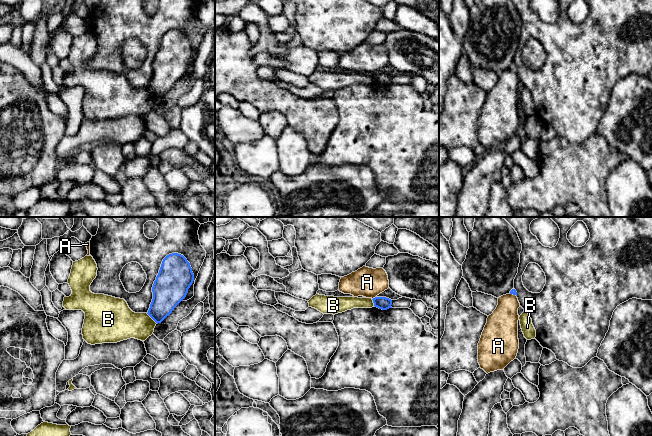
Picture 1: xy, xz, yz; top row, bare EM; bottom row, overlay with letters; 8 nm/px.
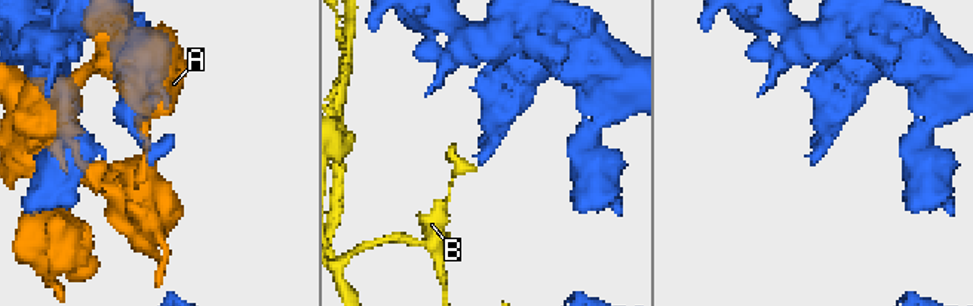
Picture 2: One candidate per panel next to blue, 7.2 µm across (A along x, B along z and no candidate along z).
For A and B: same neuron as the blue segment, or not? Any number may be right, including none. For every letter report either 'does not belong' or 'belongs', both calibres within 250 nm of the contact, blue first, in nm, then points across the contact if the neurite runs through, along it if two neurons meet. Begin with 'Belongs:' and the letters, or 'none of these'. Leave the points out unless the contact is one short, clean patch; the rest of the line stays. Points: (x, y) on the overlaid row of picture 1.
Belongs: none of these
A: does not belong | 100/240 nm
B: does not belong | 240/260 nm | along xy (146, 313), (157, 323)

